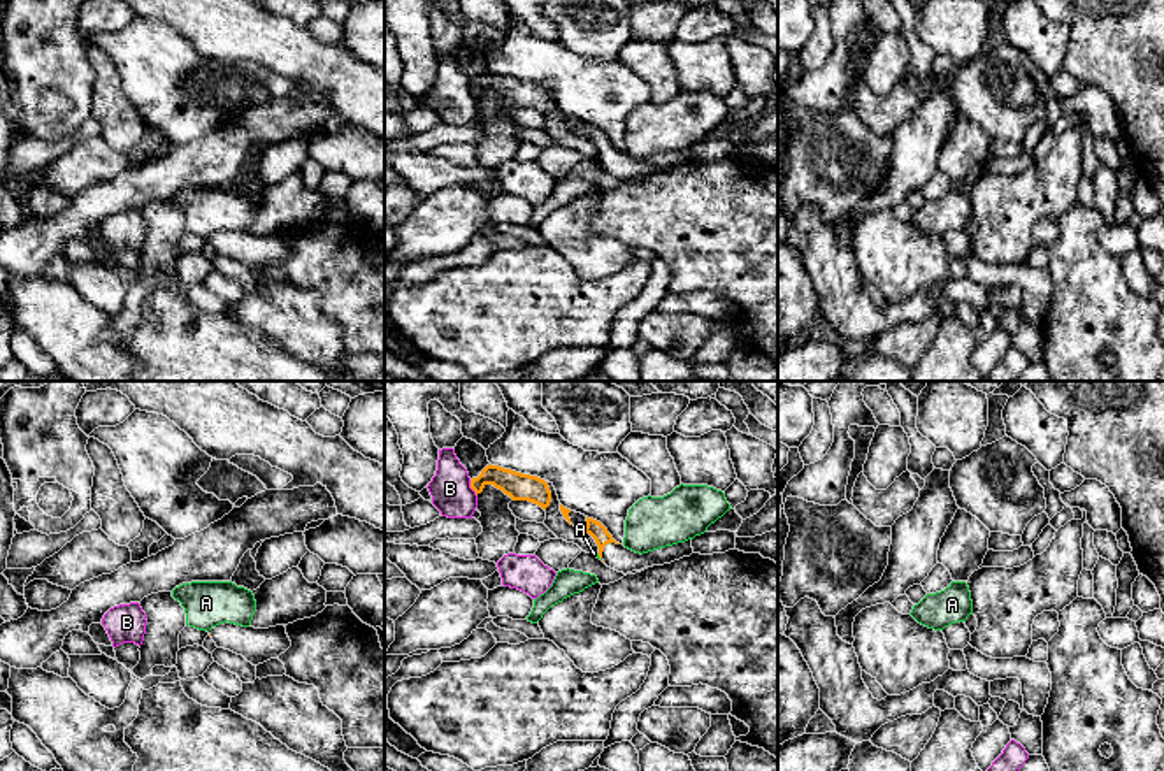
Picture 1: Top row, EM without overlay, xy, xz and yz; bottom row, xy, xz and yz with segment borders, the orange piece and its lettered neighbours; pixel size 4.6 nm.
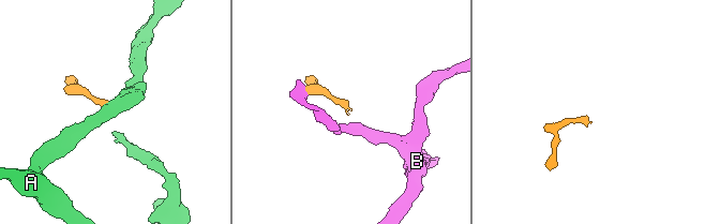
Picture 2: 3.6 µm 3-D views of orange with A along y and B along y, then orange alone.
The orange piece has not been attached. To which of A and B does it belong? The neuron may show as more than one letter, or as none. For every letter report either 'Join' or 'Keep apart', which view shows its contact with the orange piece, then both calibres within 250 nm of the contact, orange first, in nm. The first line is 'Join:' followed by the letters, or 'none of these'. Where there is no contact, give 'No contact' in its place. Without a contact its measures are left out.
Join: none of these
A: Keep apart. Touches orange in xz. Thickness 80 nm (orange) against 20 nm
B: Keep apart. Touches orange in xz. Thickness 130 nm (orange) against 190 nm

